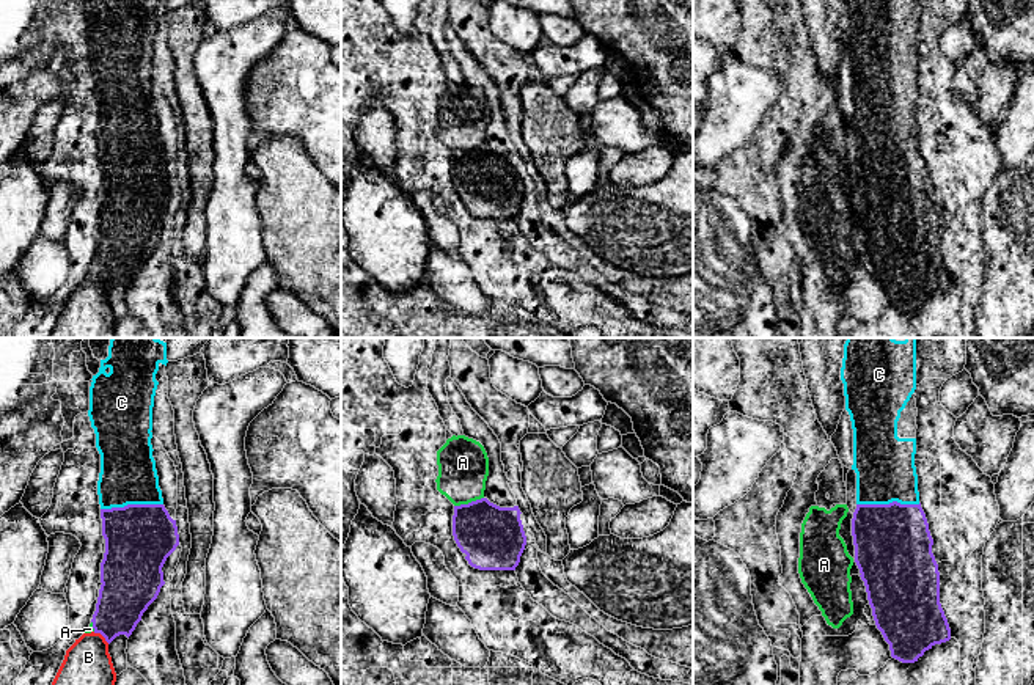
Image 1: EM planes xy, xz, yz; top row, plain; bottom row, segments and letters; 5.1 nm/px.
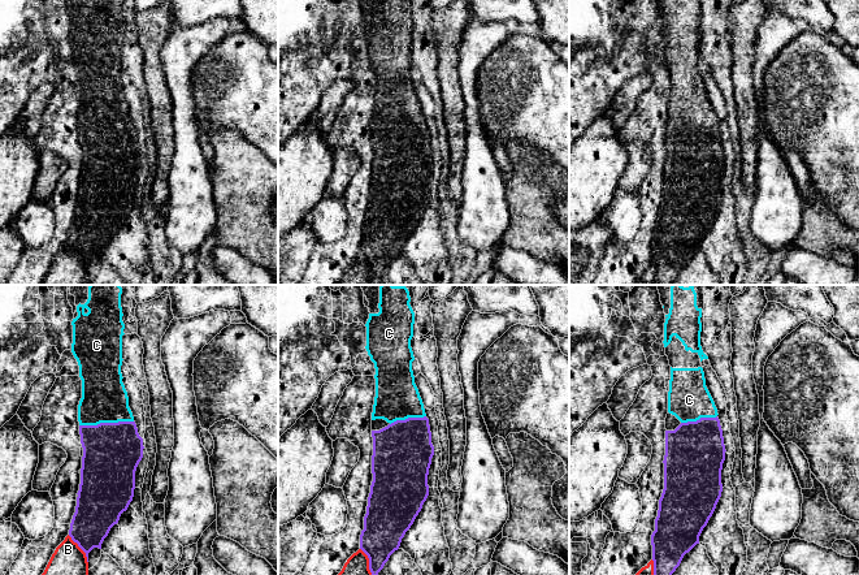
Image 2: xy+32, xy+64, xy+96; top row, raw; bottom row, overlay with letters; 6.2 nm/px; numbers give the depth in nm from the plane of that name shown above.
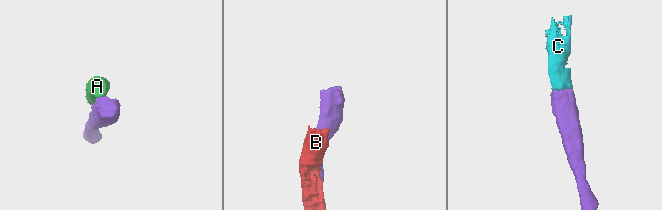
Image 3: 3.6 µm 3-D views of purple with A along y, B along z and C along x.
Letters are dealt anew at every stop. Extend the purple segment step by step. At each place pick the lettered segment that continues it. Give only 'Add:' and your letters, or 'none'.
Add: C

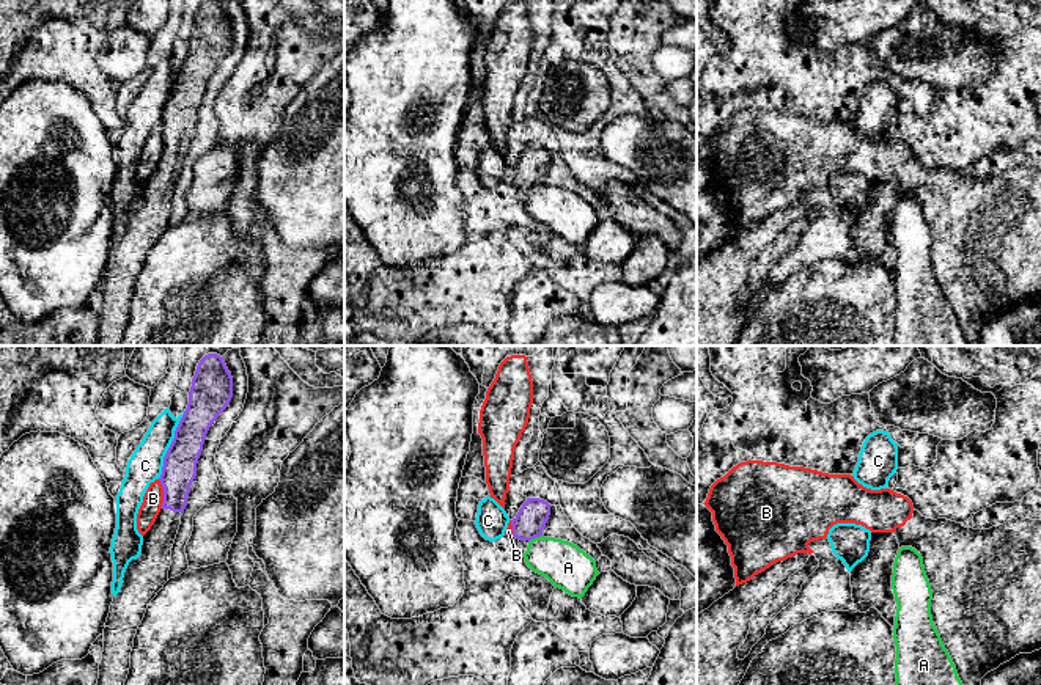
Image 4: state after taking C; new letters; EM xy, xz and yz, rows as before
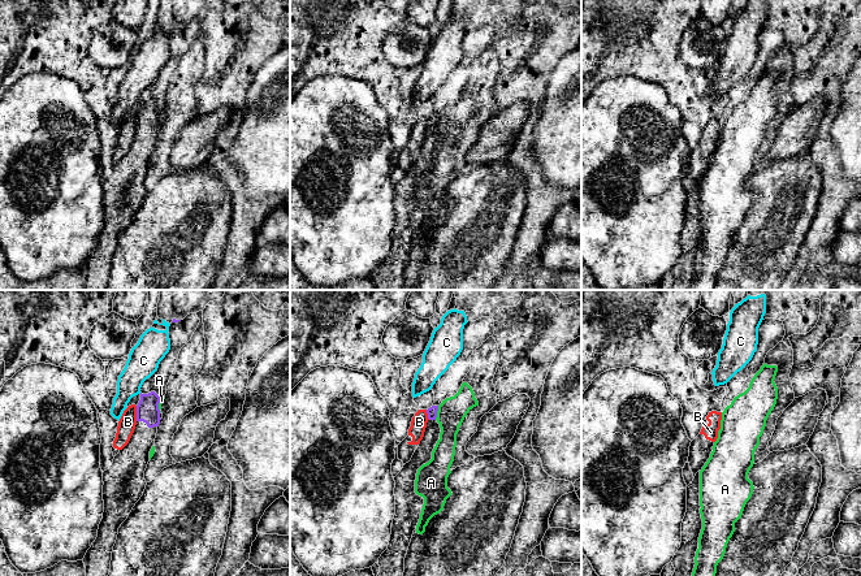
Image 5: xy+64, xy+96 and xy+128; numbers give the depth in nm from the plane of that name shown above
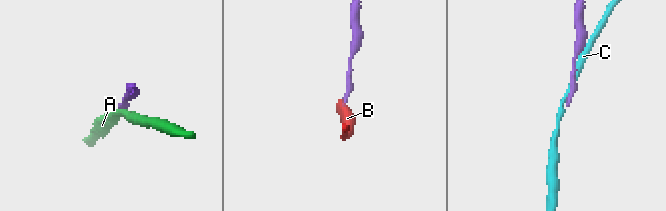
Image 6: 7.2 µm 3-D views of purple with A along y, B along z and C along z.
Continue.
Add: none

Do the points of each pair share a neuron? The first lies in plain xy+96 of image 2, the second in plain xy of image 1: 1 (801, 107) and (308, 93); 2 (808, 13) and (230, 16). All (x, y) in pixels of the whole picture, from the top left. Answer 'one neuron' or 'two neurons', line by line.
1: one neuron
2: one neuron

